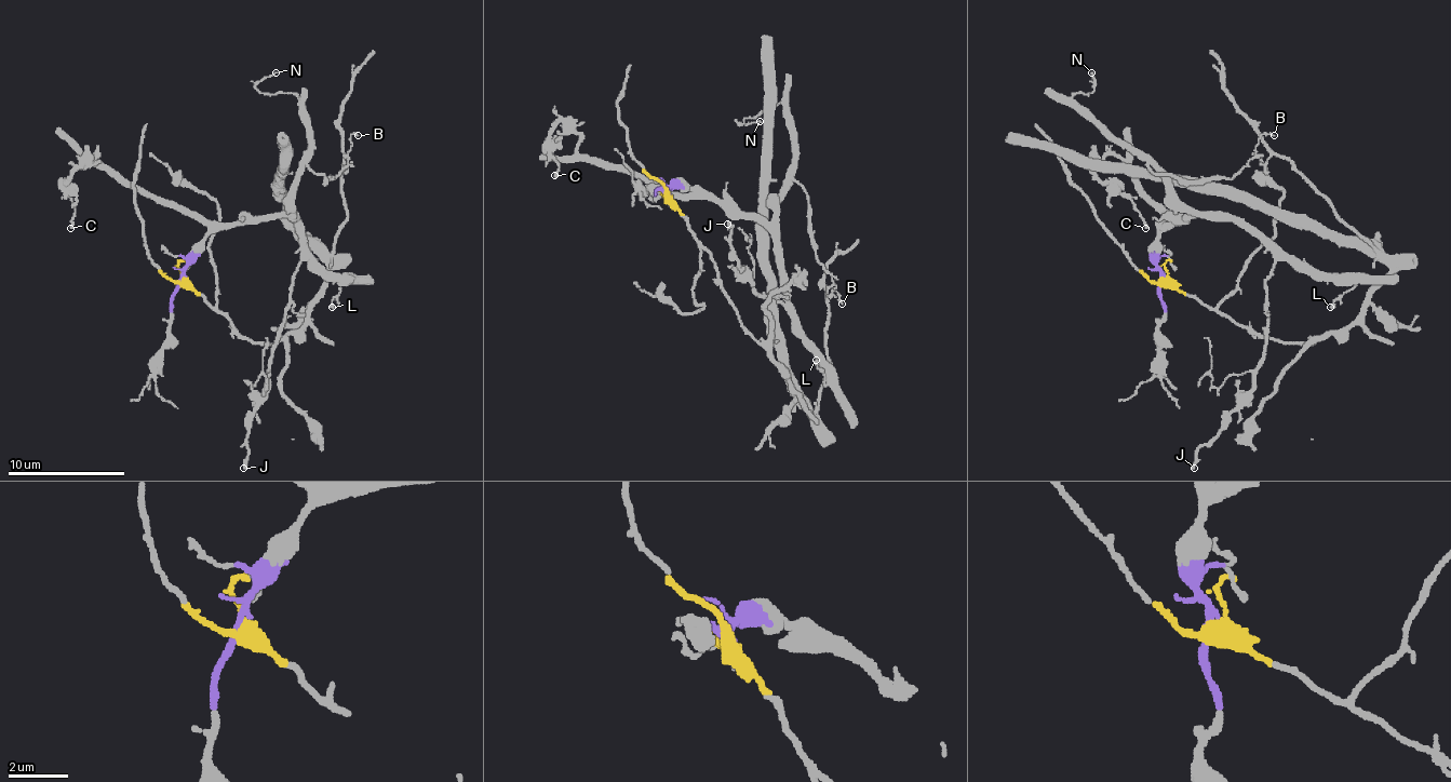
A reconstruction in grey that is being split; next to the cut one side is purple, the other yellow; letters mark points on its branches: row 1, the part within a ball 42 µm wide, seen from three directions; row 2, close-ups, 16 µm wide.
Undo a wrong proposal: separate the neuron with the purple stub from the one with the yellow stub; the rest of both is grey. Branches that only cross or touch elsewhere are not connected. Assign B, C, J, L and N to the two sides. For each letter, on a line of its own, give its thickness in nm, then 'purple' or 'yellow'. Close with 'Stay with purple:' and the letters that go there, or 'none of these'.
B: 130 nm thick; purple
C: 150 nm thick; purple
J: 200 nm thick; purple
L: 150 nm thick; purple
N: 90 nm thick; purple
Stay with purple: B, C, J, L, N

